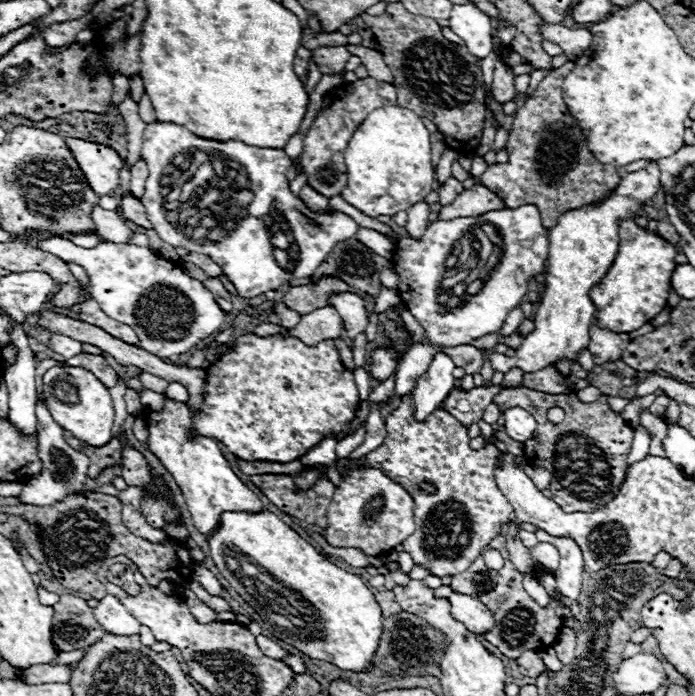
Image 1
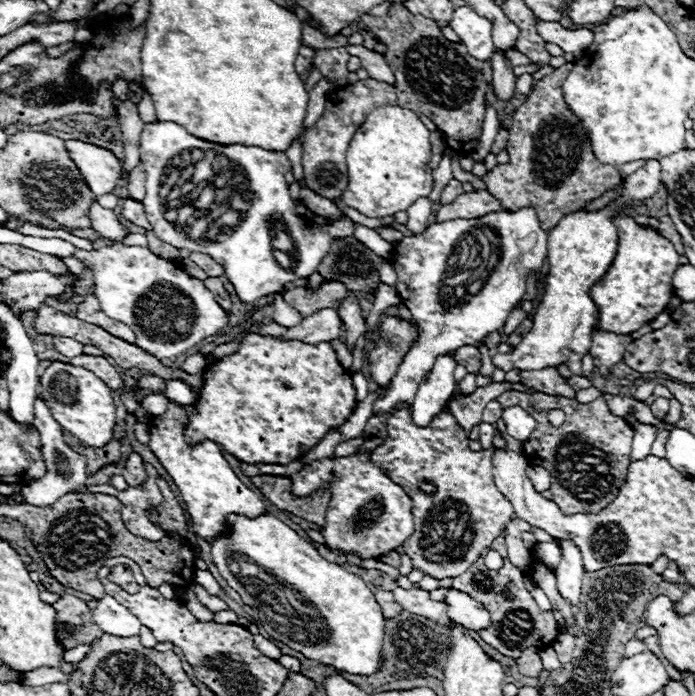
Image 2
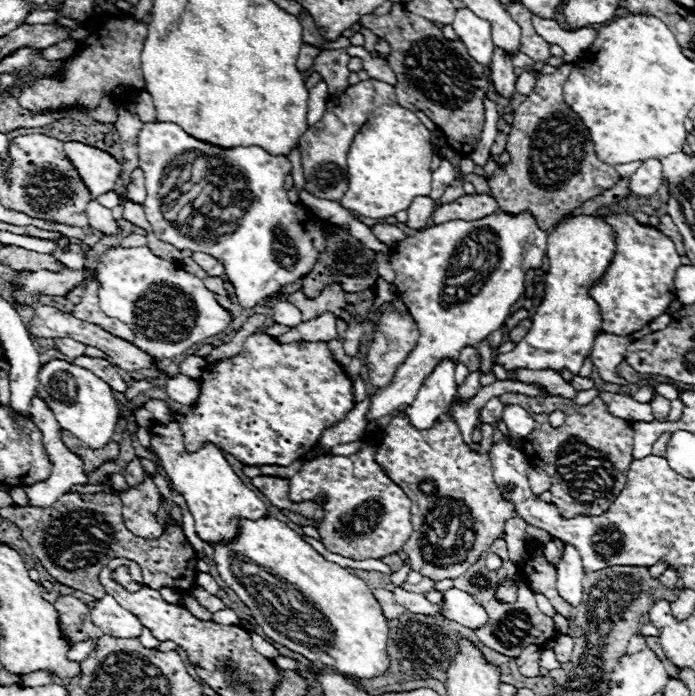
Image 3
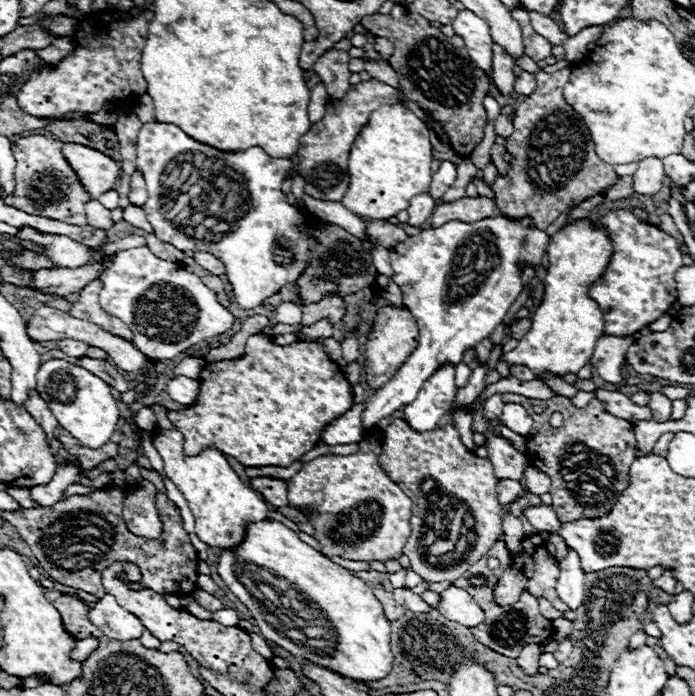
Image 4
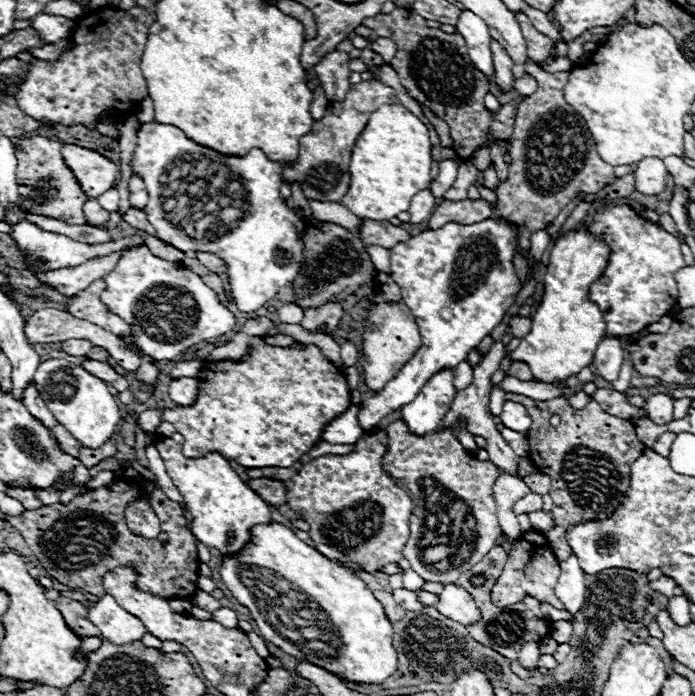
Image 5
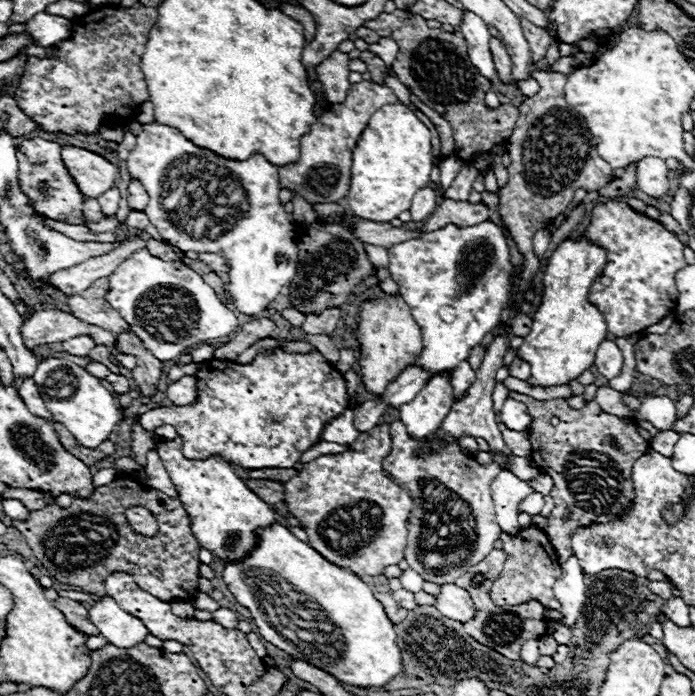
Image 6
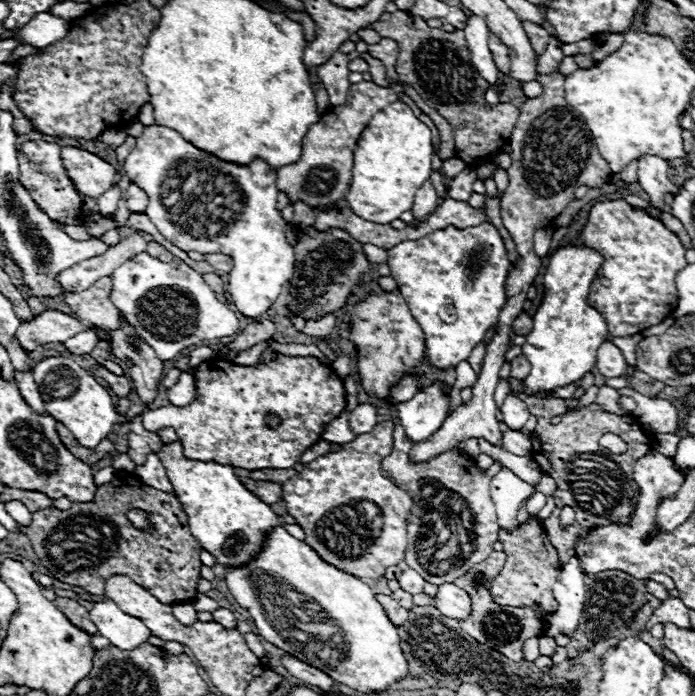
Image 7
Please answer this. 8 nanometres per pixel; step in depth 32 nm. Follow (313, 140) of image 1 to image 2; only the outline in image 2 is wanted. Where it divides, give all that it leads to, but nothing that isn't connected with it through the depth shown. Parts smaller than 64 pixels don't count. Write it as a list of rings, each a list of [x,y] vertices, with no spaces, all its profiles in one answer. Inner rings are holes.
[[[372,78],[360,80],[356,84],[348,84],[340,92],[332,92],[326,96],[326,108],[324,108],[322,118],[312,128],[308,128],[300,138],[304,176],[310,178],[306,182],[306,188],[310,188],[312,192],[328,200],[340,198],[344,194],[348,186],[346,150],[350,146],[350,140],[356,134],[356,130],[364,124],[366,116],[374,108],[386,106],[386,104],[392,104],[392,106],[396,104],[396,88],[386,82],[372,80]]]

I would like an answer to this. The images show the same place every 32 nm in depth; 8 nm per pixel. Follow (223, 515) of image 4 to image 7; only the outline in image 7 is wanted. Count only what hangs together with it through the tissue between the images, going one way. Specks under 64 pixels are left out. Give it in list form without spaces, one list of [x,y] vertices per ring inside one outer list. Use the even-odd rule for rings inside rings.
[[[180,442],[164,444],[158,452],[158,458],[174,486],[182,510],[188,516],[190,534],[200,542],[200,546],[226,568],[236,568],[254,560],[256,554],[264,548],[266,534],[280,526],[278,514],[274,514],[268,504],[258,500],[258,496],[240,484],[232,466],[188,460],[182,454]]]

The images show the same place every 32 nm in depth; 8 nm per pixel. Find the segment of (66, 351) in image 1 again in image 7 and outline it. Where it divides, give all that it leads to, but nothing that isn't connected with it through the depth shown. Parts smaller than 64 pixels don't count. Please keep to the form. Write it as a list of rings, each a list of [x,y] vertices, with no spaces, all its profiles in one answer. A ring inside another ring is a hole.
[[[84,330],[84,332],[78,332],[76,336],[72,336],[70,340],[64,342],[64,348],[72,354],[90,354],[94,350],[94,346],[100,342],[96,330]]]

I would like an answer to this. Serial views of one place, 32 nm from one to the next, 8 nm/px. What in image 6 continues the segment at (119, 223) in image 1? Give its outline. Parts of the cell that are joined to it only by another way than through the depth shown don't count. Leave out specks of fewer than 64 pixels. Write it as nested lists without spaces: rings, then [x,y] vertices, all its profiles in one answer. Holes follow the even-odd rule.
[[[86,198],[86,200],[84,200],[84,206],[82,206],[82,212],[84,212],[86,222],[100,222],[102,218],[106,218],[106,216],[100,212],[100,204],[98,204],[96,198]]]

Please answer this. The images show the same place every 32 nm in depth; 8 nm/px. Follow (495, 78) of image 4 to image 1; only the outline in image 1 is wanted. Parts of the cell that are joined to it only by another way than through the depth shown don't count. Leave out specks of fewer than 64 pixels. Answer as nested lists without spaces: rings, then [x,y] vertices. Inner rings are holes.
[[[500,58],[496,62],[496,68],[494,68],[494,82],[492,82],[492,94],[498,102],[508,102],[516,96],[516,90],[514,90],[514,74],[512,74],[512,68]]]

